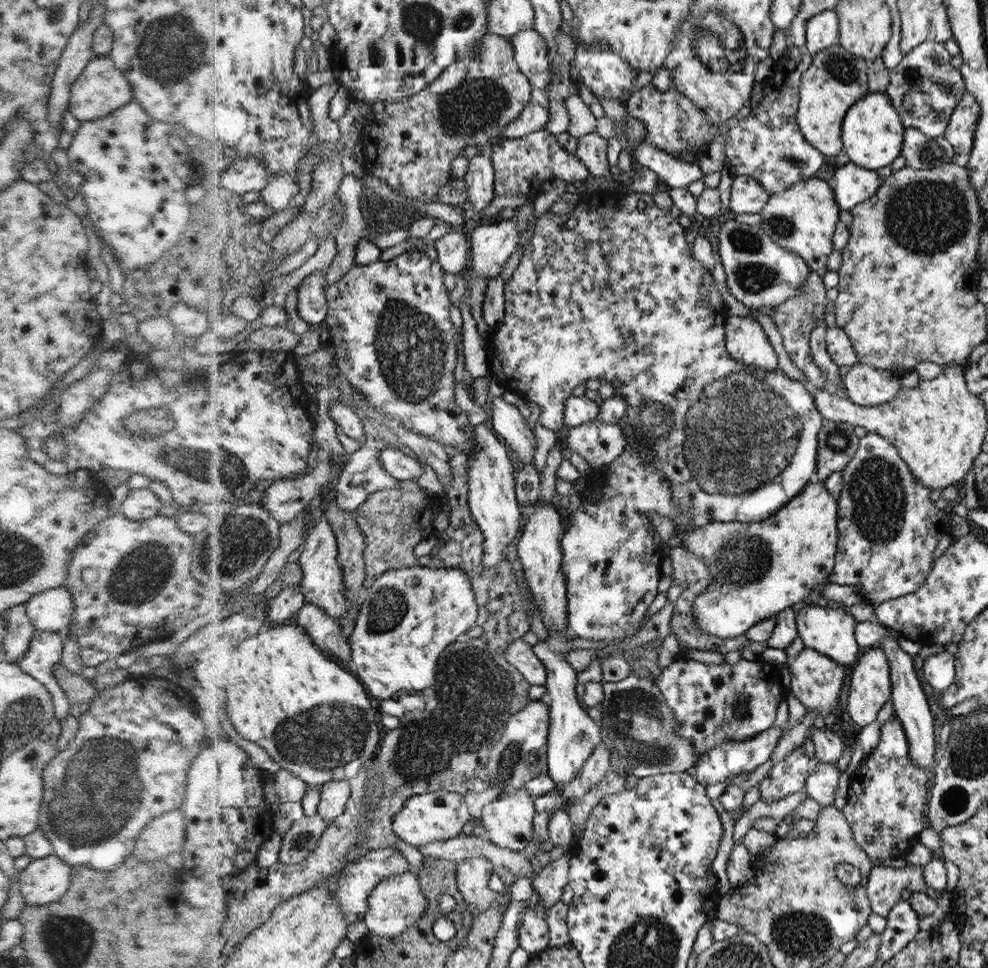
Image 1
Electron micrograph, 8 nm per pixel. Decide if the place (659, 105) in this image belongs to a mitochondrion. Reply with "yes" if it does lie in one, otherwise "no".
no

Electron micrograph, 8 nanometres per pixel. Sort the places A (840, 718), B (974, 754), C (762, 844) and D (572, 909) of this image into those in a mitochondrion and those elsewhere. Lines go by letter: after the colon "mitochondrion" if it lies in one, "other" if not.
A: other
B: mitochondrion
C: other
D: other

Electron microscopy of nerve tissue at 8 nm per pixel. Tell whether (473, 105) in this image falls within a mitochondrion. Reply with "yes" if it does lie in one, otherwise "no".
yes

